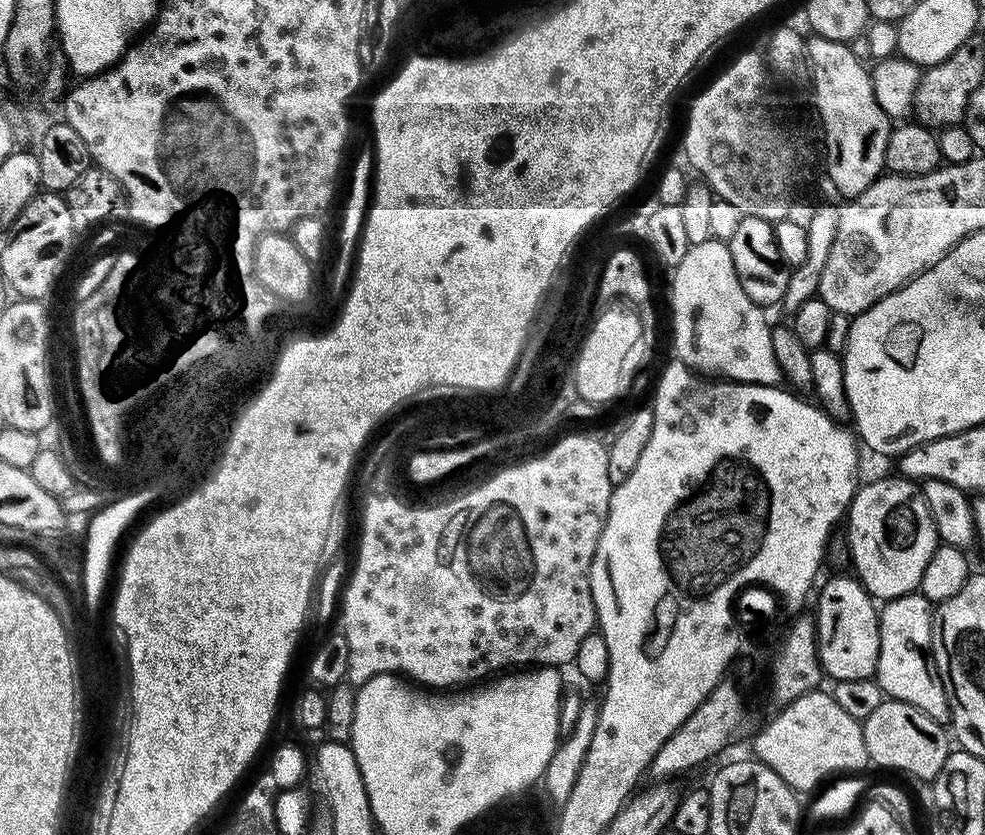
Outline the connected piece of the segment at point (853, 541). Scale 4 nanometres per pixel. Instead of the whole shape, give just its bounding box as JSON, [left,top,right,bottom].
[846,478,938,602]

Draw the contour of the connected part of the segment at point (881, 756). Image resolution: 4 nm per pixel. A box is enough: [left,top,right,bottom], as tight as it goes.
[862,698,950,782]

